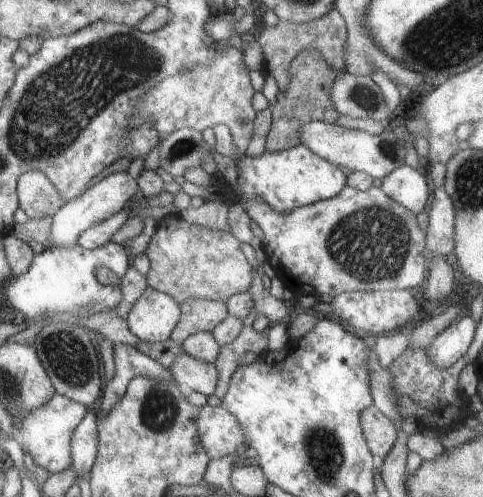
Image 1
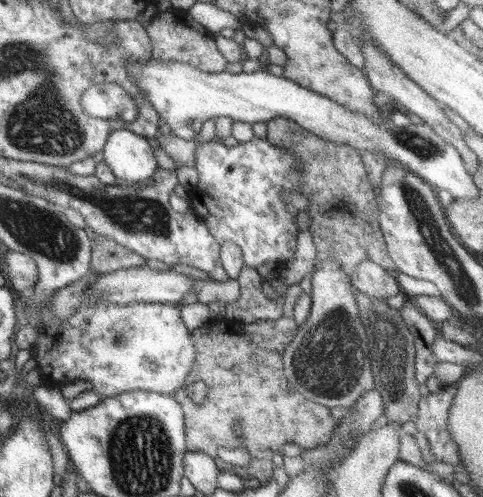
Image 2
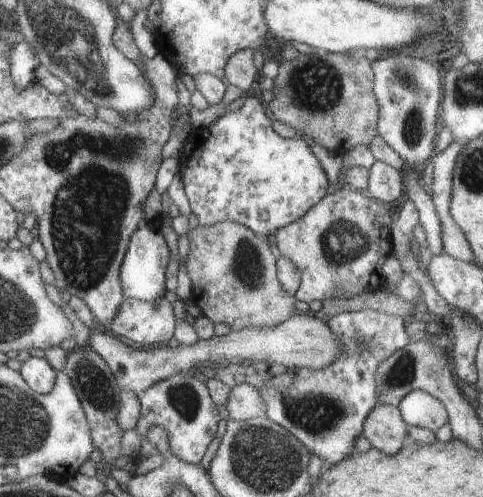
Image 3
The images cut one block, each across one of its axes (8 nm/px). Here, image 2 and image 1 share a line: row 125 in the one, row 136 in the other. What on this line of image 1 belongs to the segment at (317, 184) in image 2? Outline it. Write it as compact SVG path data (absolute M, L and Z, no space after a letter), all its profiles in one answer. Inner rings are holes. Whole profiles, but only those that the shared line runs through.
M301 52L289 66L289 86L283 94L277 94L277 100L273 106L269 106L271 112L271 130L267 132L265 140L265 152L285 152L289 148L295 148L299 144L299 128L303 120L315 120L315 122L325 122L325 124L335 124L339 114L335 112L329 92L333 80L339 76L333 68L325 64L319 52Z

